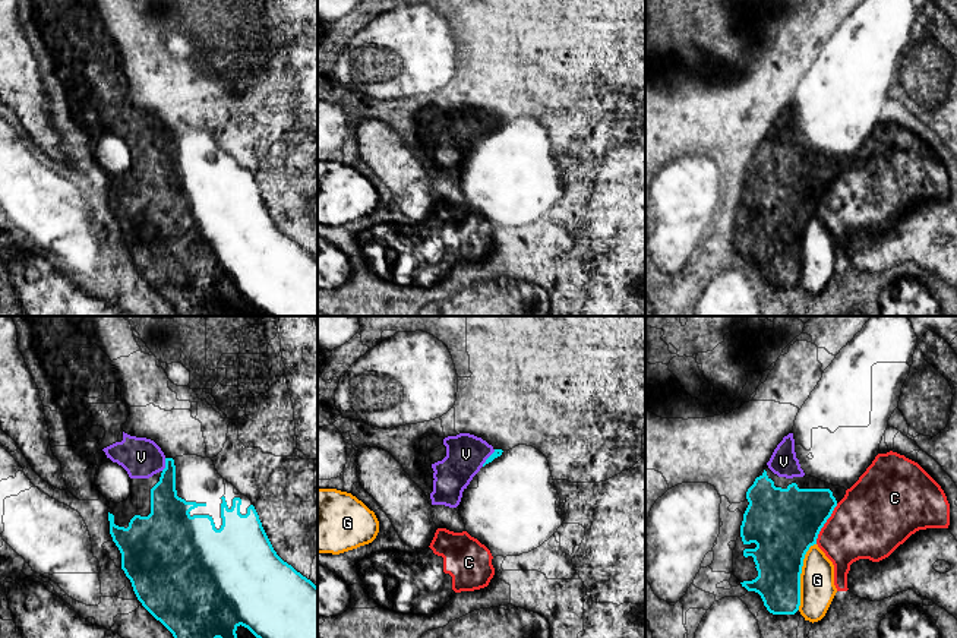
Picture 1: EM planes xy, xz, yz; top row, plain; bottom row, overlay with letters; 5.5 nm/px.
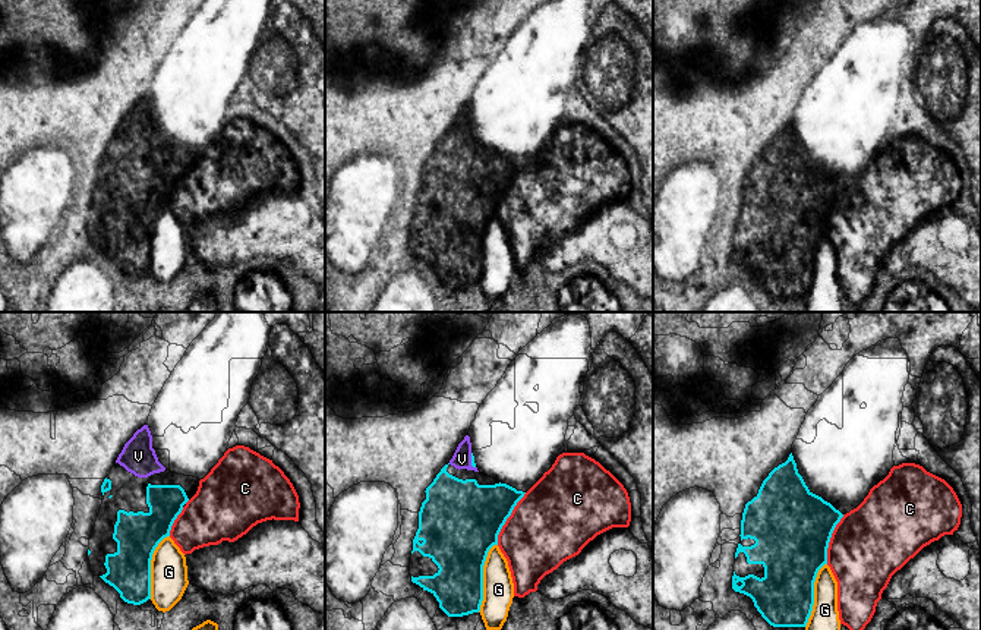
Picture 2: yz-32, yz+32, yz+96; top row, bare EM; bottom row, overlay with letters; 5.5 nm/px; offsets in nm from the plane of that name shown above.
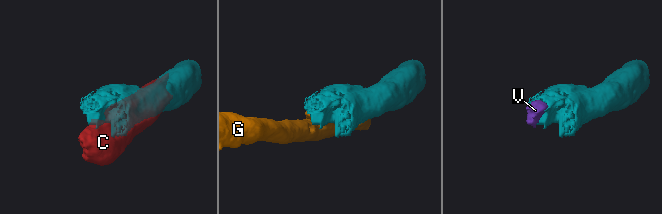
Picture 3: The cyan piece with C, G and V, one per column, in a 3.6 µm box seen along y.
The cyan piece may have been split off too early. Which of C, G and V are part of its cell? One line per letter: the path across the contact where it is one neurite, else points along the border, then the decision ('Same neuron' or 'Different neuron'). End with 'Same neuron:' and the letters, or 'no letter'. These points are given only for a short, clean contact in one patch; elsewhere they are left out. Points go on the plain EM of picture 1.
C: Different neuron
G: Different neuron
V: Boundary: xy (166, 130), (166, 138), (161, 142). Different neuron
Same neuron: no letter

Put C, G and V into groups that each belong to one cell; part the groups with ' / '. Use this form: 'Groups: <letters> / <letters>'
Groups: C / G / V

